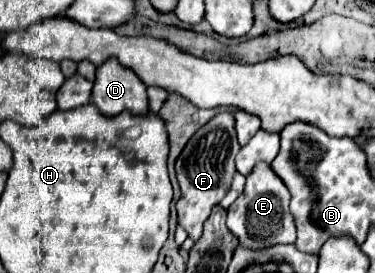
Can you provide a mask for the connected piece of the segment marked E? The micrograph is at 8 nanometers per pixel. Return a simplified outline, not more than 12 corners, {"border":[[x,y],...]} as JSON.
{"border":[[265,162],[227,210],[249,250],[295,242],[289,190]]}

